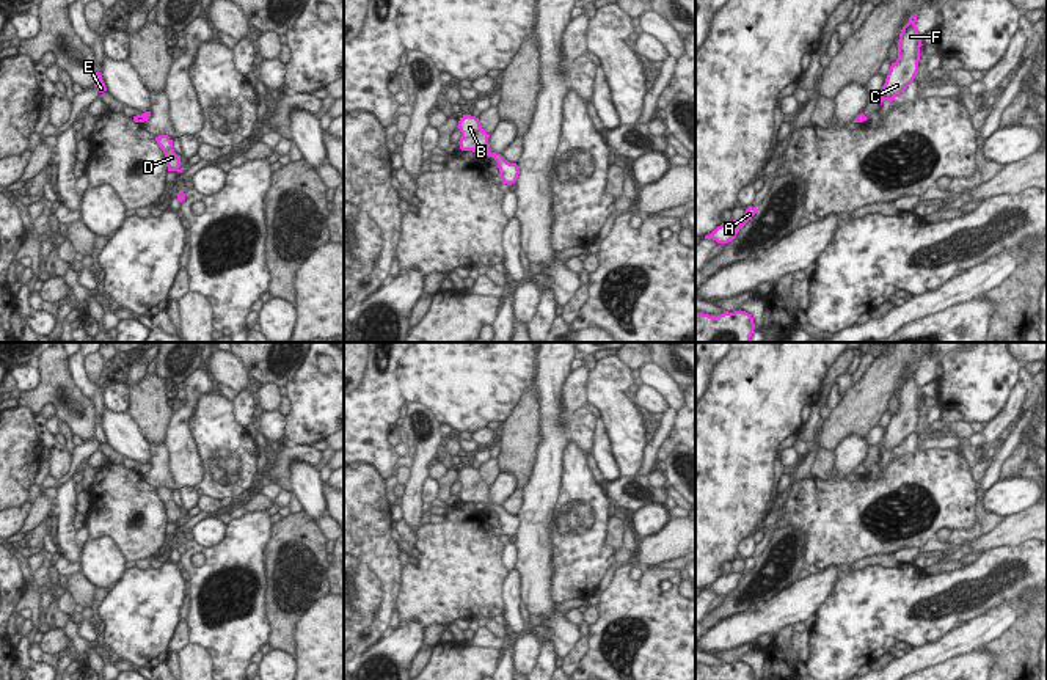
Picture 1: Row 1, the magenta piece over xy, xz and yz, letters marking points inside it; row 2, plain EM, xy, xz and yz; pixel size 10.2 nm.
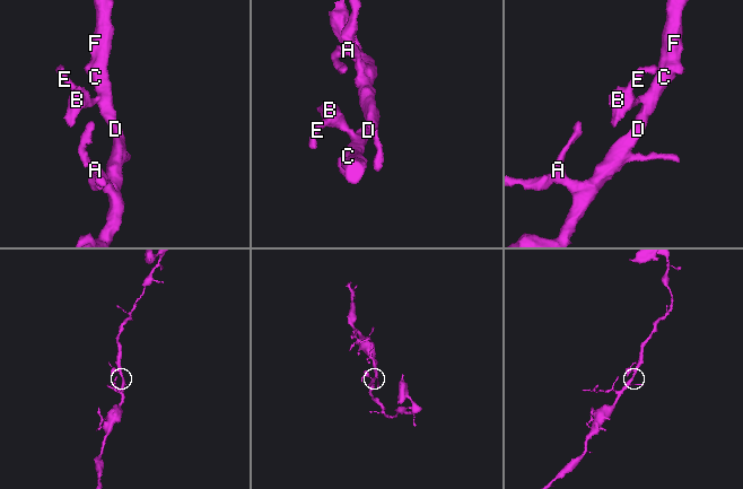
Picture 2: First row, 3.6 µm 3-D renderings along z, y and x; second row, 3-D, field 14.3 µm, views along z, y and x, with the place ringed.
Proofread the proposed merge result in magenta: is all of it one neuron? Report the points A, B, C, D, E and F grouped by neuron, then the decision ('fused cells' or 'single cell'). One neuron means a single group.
groups A B C D E F; single cell

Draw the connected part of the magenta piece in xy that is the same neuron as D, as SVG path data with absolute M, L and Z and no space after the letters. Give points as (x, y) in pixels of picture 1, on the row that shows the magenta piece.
M159 135L155 137L157 144L160 146L160 149L163 151L165 157L166 157L166 166L168 171L177 171L181 173L182 170L181 166L181 155L177 155L173 149L173 140L168 135Z

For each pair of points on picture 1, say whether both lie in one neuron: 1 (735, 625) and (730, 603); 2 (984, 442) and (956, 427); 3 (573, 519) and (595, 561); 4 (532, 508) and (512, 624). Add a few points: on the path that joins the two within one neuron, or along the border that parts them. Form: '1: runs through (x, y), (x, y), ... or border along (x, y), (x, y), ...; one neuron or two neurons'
1: border along (768, 599), (752, 610), (722, 617), (711, 628); two neurons
2: border along (974, 432), (969, 440); two neurons
3: runs through (578, 530), (578, 544), (584, 550); one neuron
4: border along (514, 567), (520, 577), (521, 602); two neurons

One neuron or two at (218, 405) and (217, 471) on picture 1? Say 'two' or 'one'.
one

